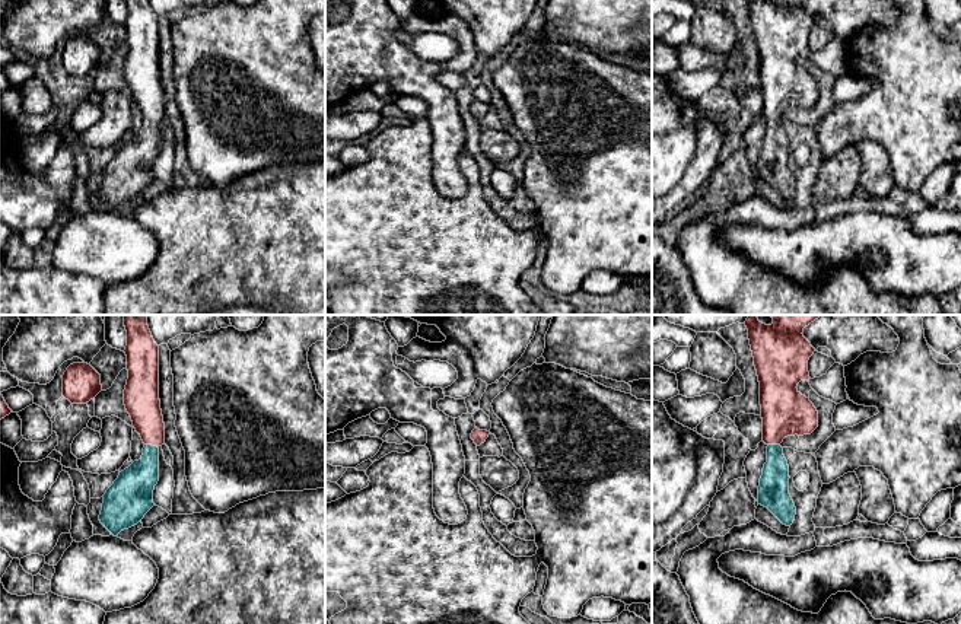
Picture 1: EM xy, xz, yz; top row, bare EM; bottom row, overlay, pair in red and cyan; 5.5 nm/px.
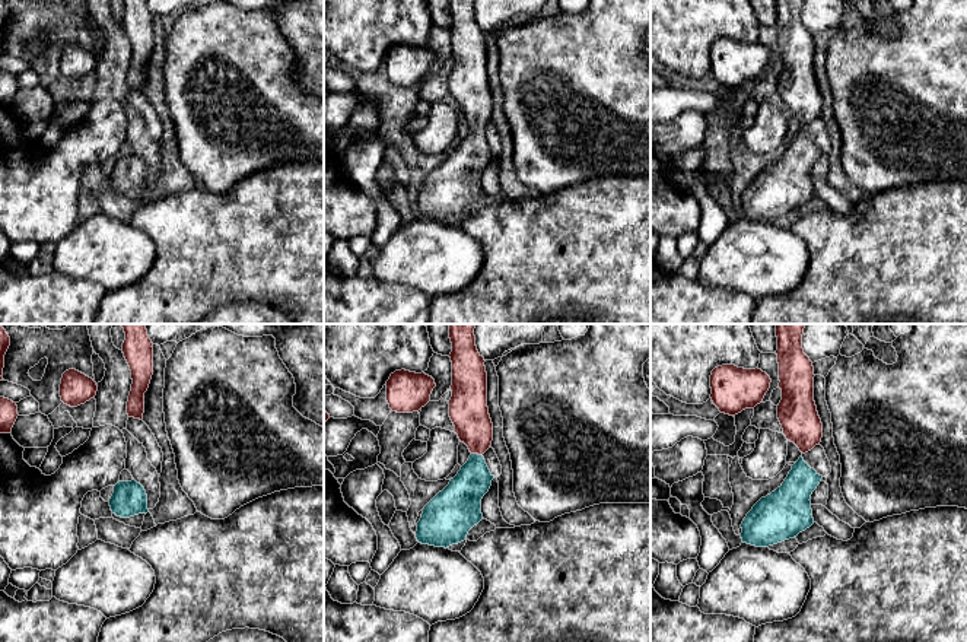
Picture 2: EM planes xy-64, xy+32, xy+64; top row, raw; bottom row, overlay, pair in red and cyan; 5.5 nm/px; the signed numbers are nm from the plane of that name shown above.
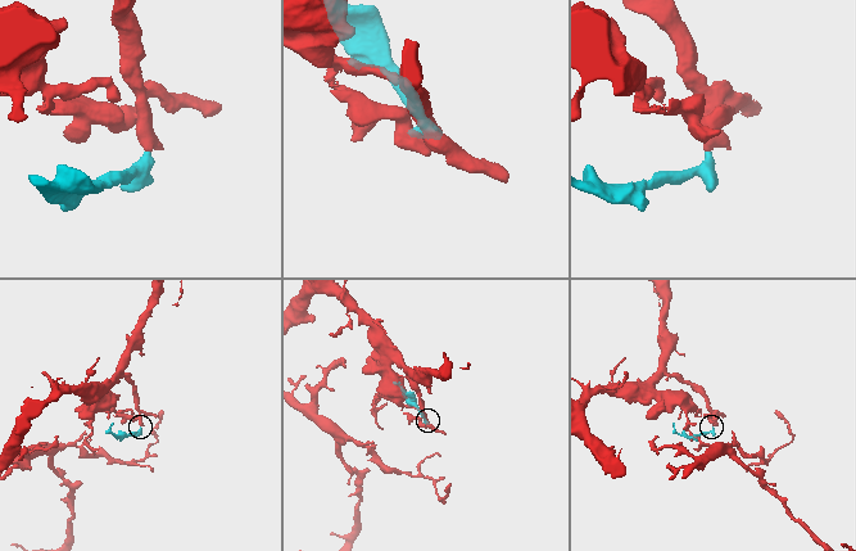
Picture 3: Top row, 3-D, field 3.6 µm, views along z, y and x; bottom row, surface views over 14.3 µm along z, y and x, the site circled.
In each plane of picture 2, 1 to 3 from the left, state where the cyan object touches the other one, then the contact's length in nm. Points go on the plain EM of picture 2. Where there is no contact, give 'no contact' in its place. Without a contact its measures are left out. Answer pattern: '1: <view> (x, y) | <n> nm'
1: no contact
2: xy+32 (477, 126) | 70 nm
3: no contact

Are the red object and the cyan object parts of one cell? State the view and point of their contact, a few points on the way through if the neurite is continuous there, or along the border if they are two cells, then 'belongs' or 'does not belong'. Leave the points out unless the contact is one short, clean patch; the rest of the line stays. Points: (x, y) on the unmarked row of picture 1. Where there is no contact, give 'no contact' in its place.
meets red in xy at (152, 118); runs through xy (142, 75), (152, 102), (152, 118), (149, 137), (134, 159); belongs

